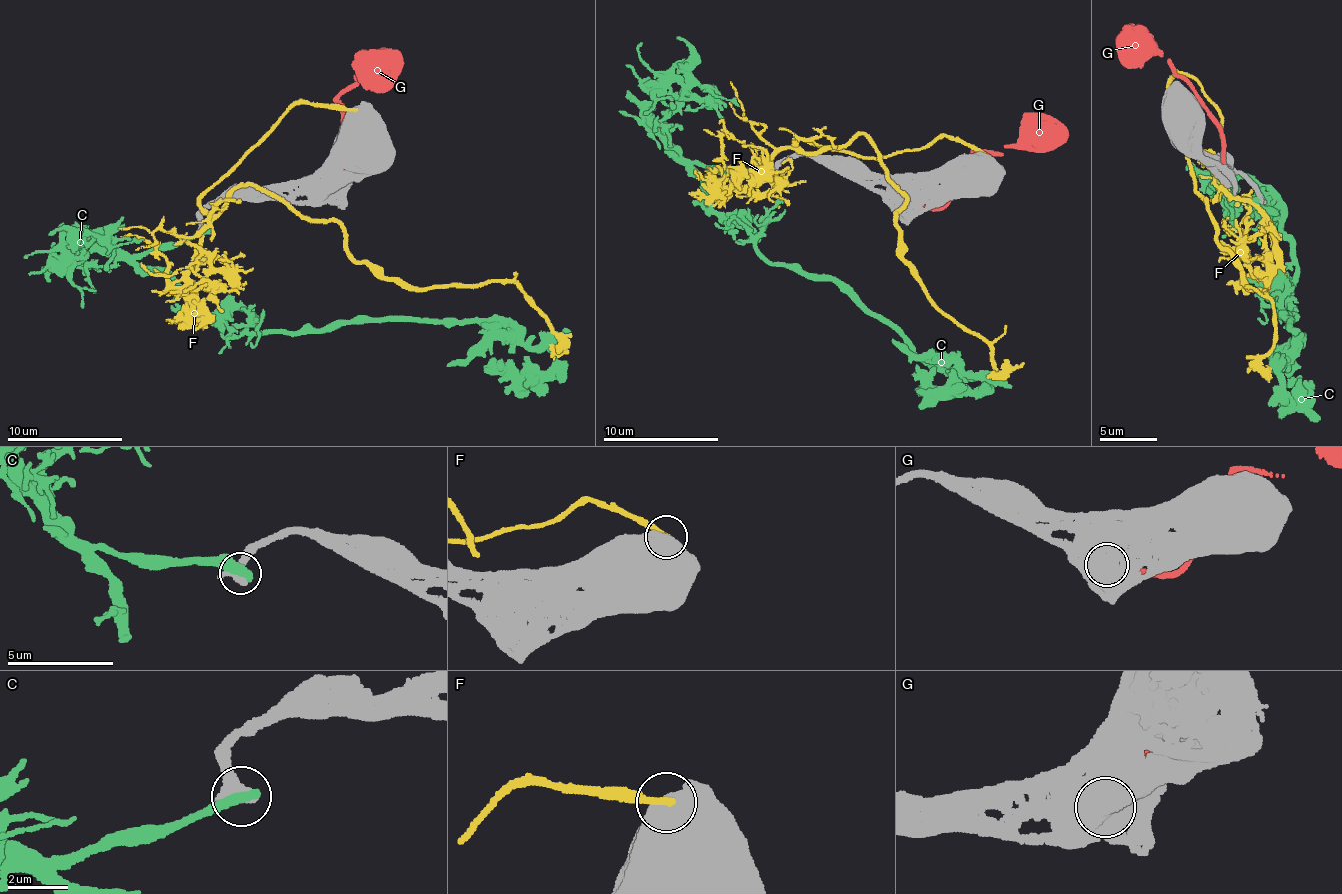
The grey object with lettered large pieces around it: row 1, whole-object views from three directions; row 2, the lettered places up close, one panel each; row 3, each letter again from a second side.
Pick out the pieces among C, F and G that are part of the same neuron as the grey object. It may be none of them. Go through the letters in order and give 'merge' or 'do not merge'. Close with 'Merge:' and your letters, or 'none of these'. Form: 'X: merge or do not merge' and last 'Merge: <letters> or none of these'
C: merge
F: do not merge
G: do not merge
Merge: C

